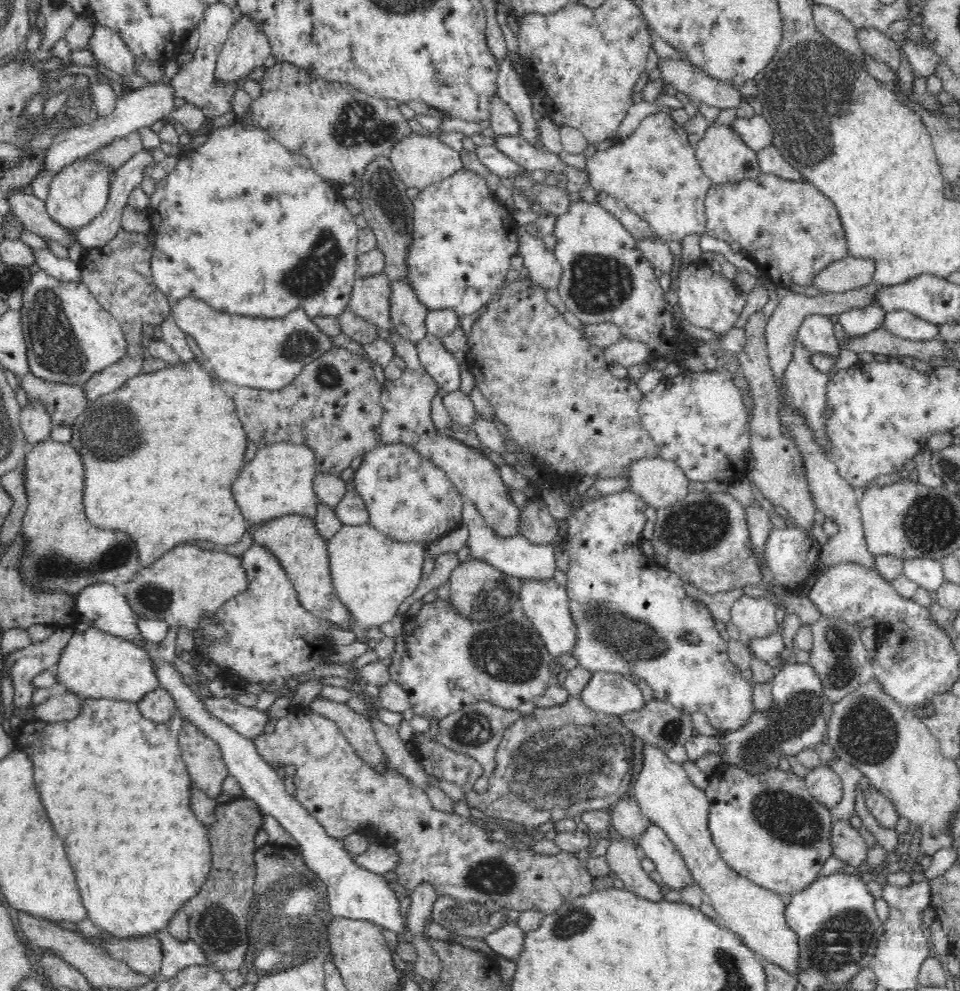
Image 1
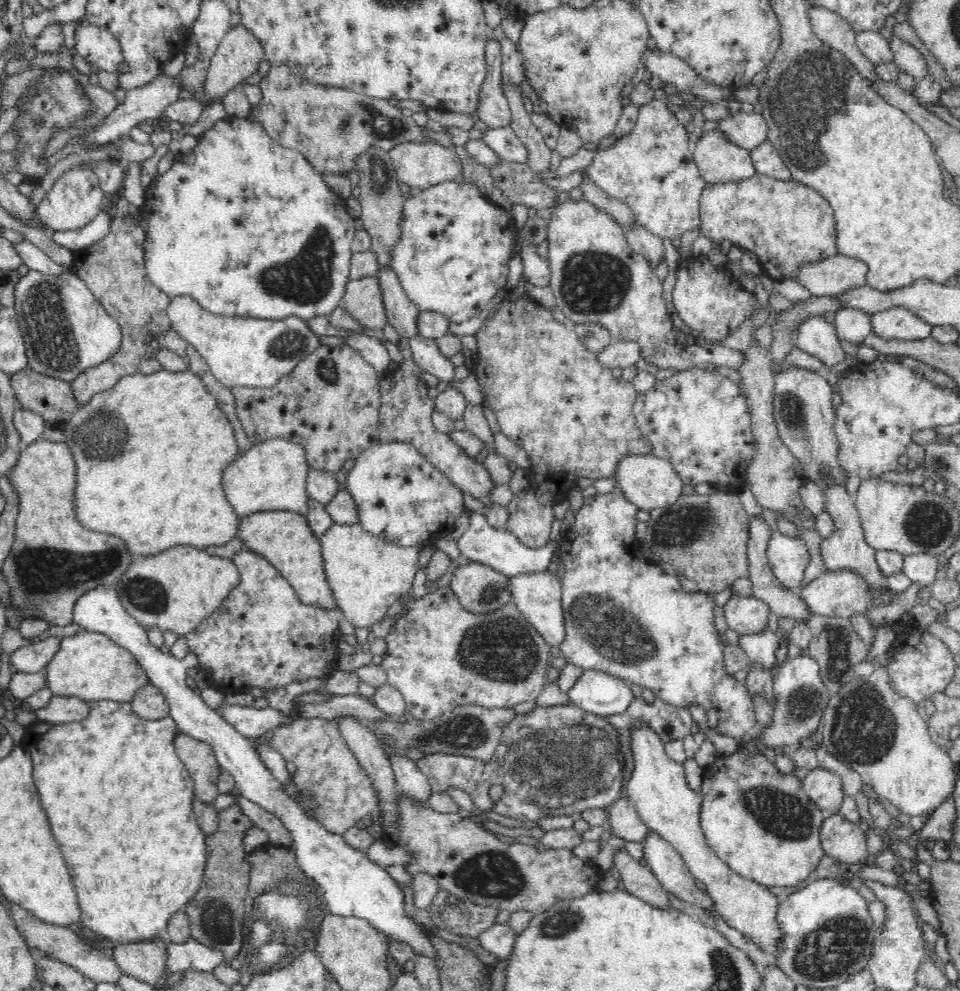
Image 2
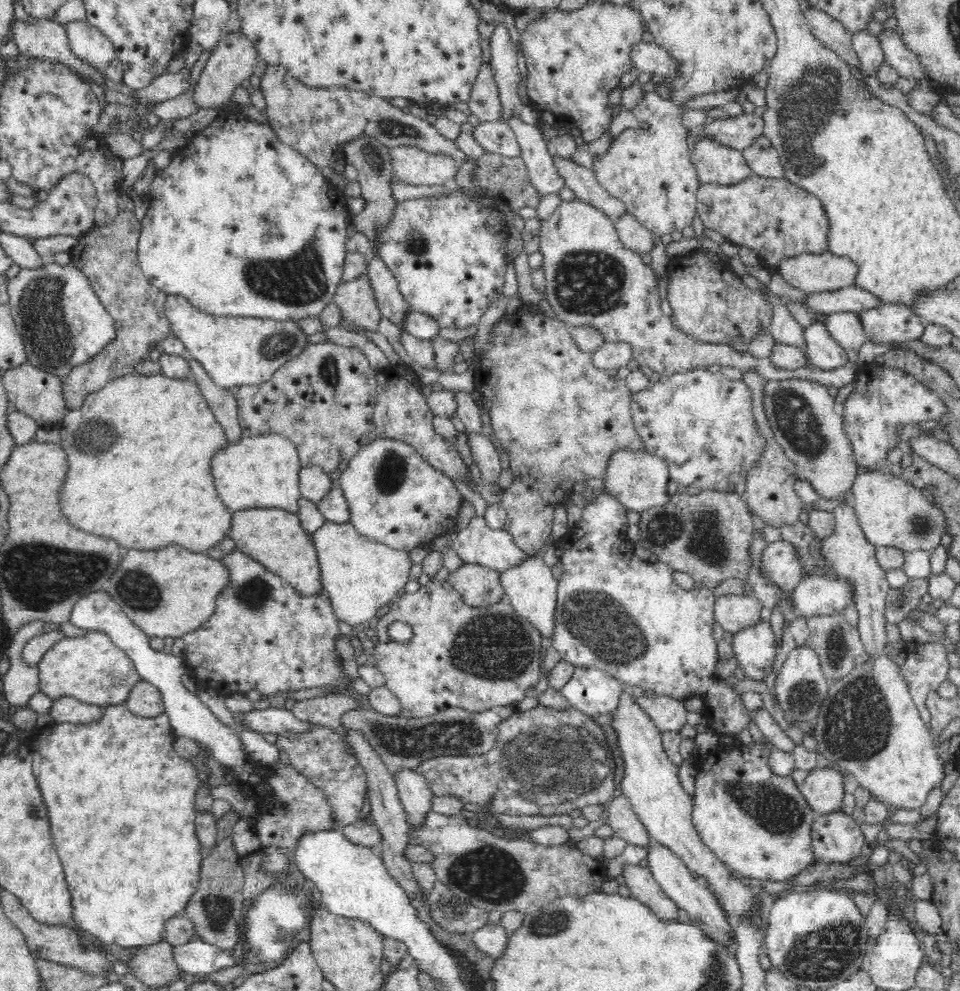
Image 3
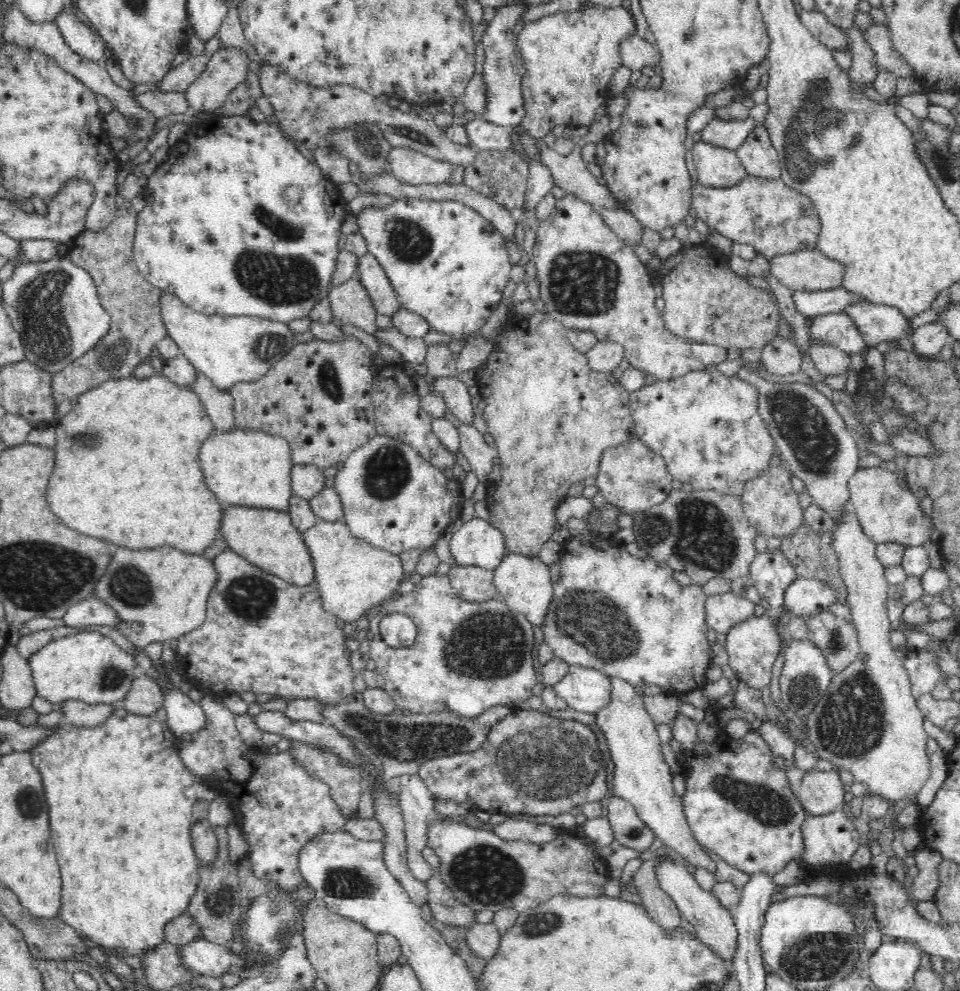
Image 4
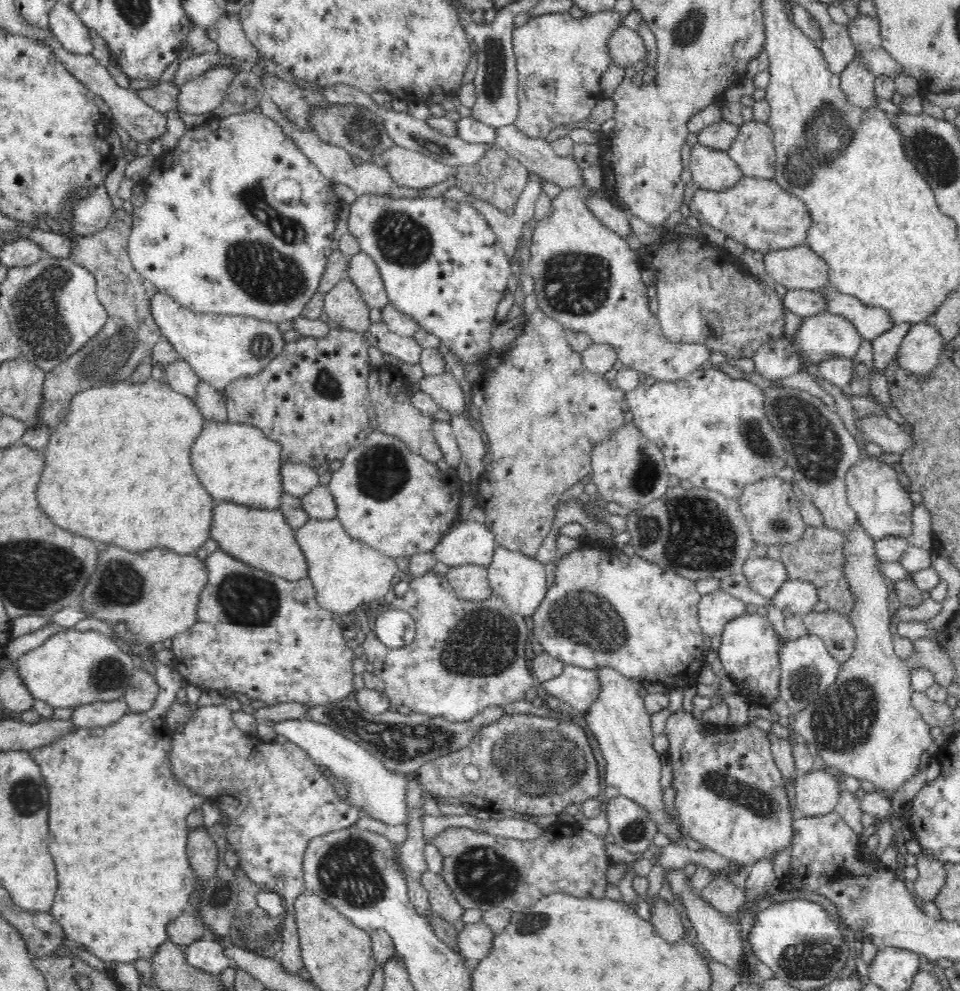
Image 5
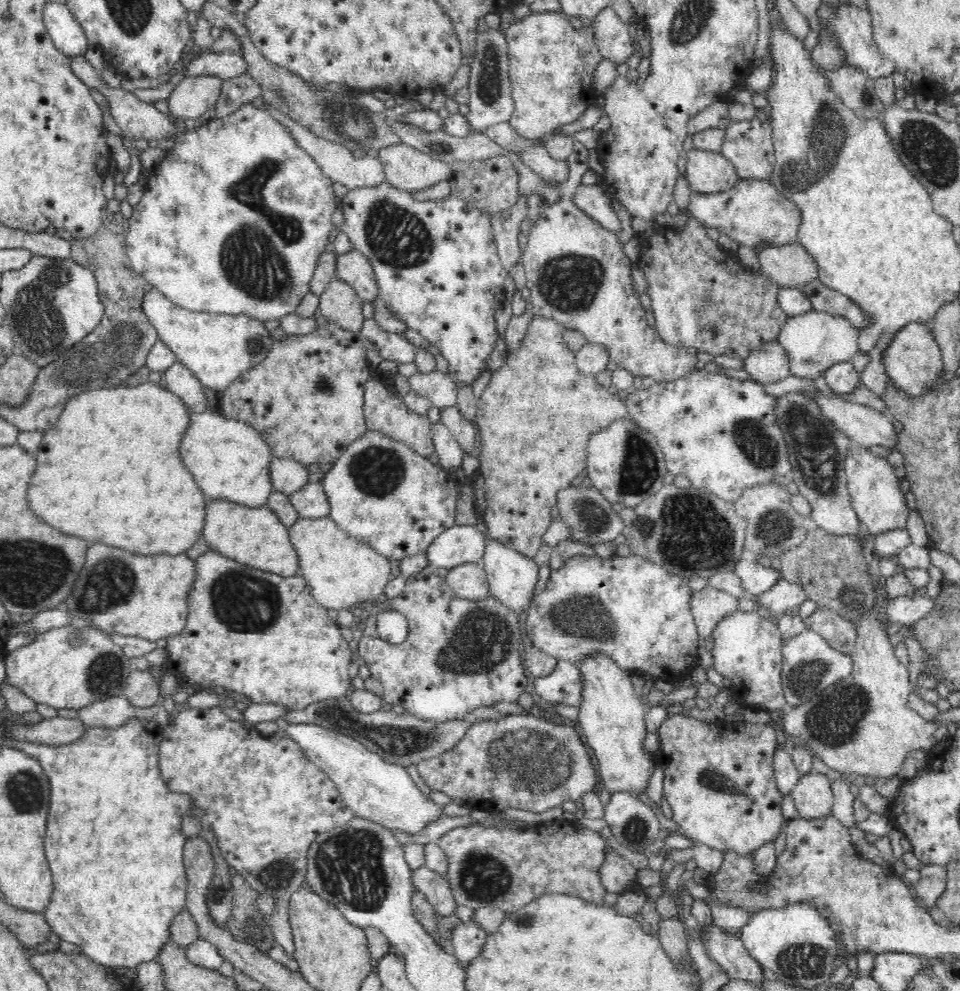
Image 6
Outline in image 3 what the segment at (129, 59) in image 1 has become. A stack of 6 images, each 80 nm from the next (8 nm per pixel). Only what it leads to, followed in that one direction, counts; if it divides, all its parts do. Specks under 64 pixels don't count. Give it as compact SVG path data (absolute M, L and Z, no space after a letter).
M76 20L63 26L69 47L78 58L103 72L110 66L112 60L116 60L114 45L95 26L88 24L87 21Z

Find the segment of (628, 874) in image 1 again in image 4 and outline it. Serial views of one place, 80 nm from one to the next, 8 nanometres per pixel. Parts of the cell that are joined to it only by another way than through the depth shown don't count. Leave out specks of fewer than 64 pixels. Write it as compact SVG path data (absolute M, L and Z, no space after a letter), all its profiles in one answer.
M654 860L644 861L640 869L632 877L633 885L642 899L643 906L667 934L674 935L680 927L682 918L675 902L659 885L655 876Z

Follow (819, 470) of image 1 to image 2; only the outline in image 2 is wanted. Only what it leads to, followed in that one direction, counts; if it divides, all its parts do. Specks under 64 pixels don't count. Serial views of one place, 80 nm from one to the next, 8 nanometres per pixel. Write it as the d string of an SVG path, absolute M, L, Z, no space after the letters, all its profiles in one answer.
M842 483L841 486L830 487L829 490L822 491L822 494L823 510L833 518L835 524L834 532L823 538L820 543L820 554L828 570L853 572L865 582L867 590L872 592L872 598L876 598L876 596L883 598L882 592L886 590L886 579L875 559L875 550L866 542L861 518L855 505L853 488Z

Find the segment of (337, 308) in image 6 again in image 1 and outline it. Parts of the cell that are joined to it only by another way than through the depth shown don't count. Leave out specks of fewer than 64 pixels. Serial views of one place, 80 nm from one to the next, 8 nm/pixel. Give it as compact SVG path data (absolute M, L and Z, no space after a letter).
M380 273L357 278L350 292L348 309L377 329L392 329L390 314L391 280Z

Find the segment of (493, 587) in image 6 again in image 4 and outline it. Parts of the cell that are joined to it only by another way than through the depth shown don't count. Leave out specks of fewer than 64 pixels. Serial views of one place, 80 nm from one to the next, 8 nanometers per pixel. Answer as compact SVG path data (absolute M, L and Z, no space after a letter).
M514 552L504 553L491 578L498 589L499 598L511 611L523 614L532 625L543 627L543 614L551 604L552 580L548 565L540 557L528 557Z

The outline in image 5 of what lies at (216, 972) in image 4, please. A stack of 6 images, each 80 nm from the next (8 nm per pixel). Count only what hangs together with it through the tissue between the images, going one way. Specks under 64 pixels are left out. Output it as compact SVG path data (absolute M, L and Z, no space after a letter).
M209 937L184 946L187 961L196 968L212 975L219 975L233 964L231 958L224 953L224 950L225 948L221 944L214 942Z

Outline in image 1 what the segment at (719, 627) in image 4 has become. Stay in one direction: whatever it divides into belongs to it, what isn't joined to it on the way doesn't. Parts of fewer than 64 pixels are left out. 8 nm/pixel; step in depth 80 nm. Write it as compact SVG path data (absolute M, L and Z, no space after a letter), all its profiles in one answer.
M744 595L731 608L730 623L734 624L741 636L746 639L770 636L770 633L778 630L776 606L772 604L771 599L754 599Z

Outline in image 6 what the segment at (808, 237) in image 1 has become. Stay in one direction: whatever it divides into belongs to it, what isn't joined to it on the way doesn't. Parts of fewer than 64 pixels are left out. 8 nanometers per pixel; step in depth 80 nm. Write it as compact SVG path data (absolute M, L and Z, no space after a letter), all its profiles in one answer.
M739 179L739 181L724 192L714 193L712 195L703 195L699 192L692 192L689 196L690 214L704 227L717 228L720 233L726 234L732 240L740 245L746 245L754 248L760 242L766 244L784 245L797 242L799 228L799 214L794 203L790 199L781 195L776 187L768 180L758 179Z

